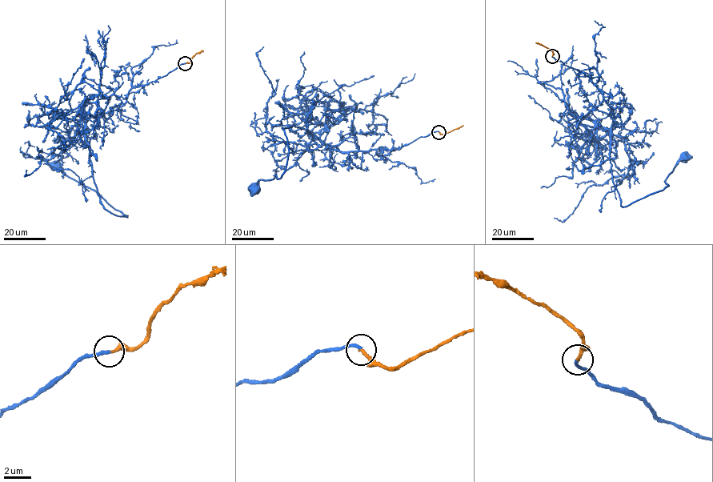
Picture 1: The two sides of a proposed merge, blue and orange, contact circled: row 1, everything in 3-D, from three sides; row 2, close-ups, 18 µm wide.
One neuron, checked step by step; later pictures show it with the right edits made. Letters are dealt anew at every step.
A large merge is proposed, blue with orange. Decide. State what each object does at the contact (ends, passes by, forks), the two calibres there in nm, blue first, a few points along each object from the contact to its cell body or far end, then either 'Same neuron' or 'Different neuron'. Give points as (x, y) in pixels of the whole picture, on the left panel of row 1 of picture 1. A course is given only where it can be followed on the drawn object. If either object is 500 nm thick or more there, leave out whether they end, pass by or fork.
At the ring blue ends. At the ring orange ends. Thickness 200 nm (blue) against 240 nm. Course of blue: (185, 63), (131, 88), (122, 106), (86, 121), (85, 140), (100, 202), (128, 217), (54, 164). Course of orange: (185, 63), (202, 50). Same neuron

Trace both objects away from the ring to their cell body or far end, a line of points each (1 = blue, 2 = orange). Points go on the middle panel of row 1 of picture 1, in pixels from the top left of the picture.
1: (438, 131), (399, 147), (342, 153), (307, 131), (281, 127), (288, 154), (284, 171), (254, 188)
2: (438, 132), (444, 134), (462, 125)

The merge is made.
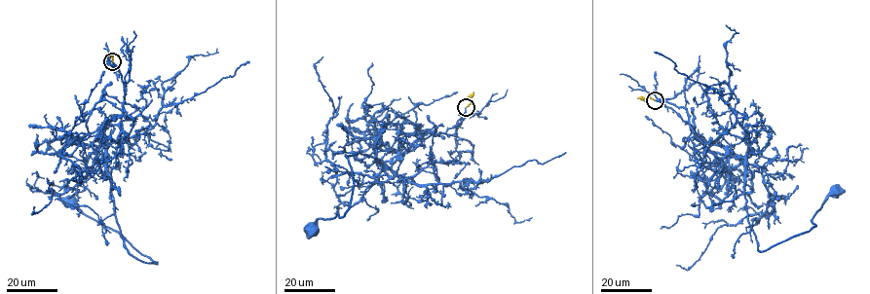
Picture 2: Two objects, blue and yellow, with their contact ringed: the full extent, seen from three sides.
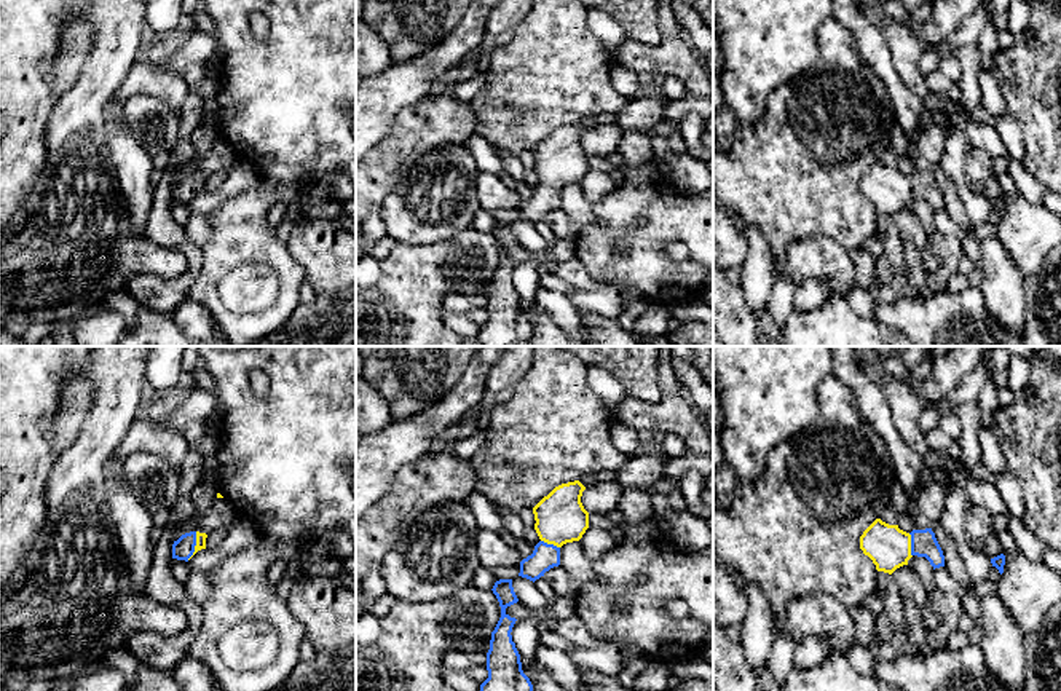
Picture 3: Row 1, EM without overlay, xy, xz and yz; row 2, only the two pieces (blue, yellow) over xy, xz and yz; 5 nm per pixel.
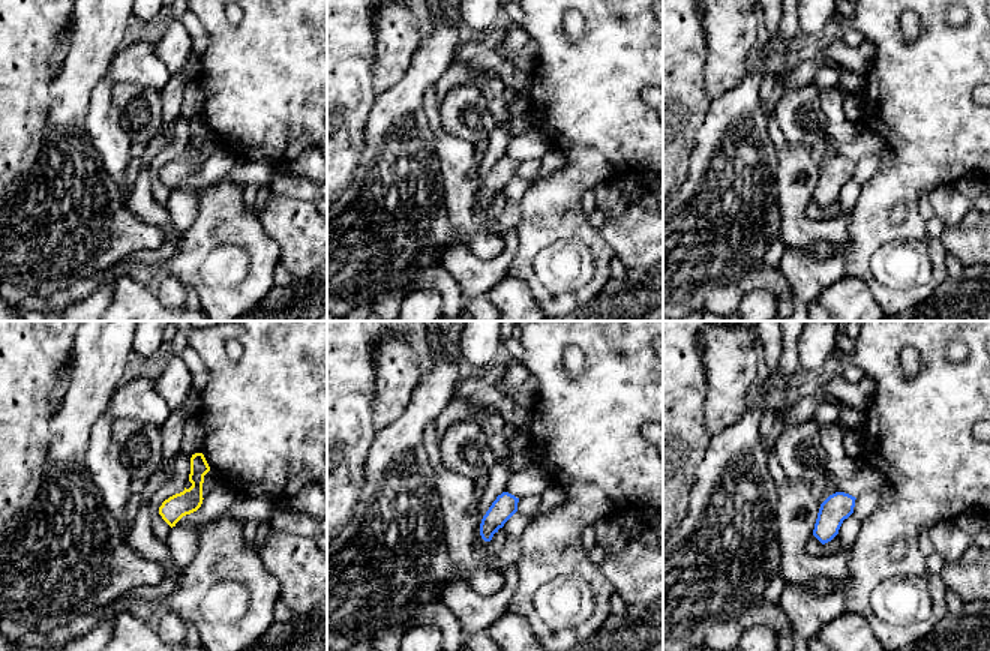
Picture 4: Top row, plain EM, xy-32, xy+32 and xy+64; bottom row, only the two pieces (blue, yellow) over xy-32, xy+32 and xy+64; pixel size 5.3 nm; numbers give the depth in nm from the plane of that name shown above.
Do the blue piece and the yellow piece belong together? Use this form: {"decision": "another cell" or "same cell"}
{"decision": "same cell"}

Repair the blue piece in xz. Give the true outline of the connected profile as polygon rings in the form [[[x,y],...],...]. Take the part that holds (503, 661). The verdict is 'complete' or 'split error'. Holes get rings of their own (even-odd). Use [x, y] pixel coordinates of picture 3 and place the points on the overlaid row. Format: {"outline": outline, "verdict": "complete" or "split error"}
{"outline": [[[499,579],[493,586],[501,606],[501,618],[491,632],[490,650],[487,653],[488,678],[480,685],[480,691],[533,691],[530,678],[522,670],[520,654],[512,642],[515,618],[506,608],[519,598],[512,587],[512,579]]], "verdict": "complete"}

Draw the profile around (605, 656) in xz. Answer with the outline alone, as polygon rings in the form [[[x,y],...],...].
[[[600,640],[589,648],[574,648],[570,659],[578,669],[592,669],[611,678],[616,678],[622,669],[622,645],[614,640]]]

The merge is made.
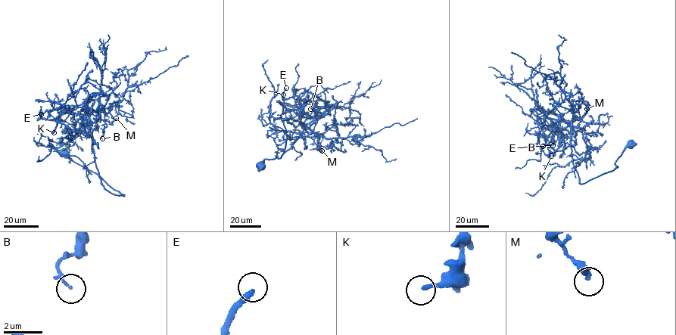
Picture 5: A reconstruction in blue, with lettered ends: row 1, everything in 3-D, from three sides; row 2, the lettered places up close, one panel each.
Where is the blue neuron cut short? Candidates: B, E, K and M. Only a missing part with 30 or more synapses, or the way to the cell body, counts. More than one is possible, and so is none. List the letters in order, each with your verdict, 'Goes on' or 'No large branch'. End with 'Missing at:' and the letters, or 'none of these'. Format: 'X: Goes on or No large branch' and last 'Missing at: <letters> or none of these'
B: No large branch
E: Goes on
K: No large branch
M: No large branch
Missing at: E

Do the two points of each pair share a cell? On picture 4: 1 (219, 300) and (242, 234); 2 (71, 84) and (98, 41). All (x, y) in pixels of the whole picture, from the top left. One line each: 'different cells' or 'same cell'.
1: same cell
2: same cell

